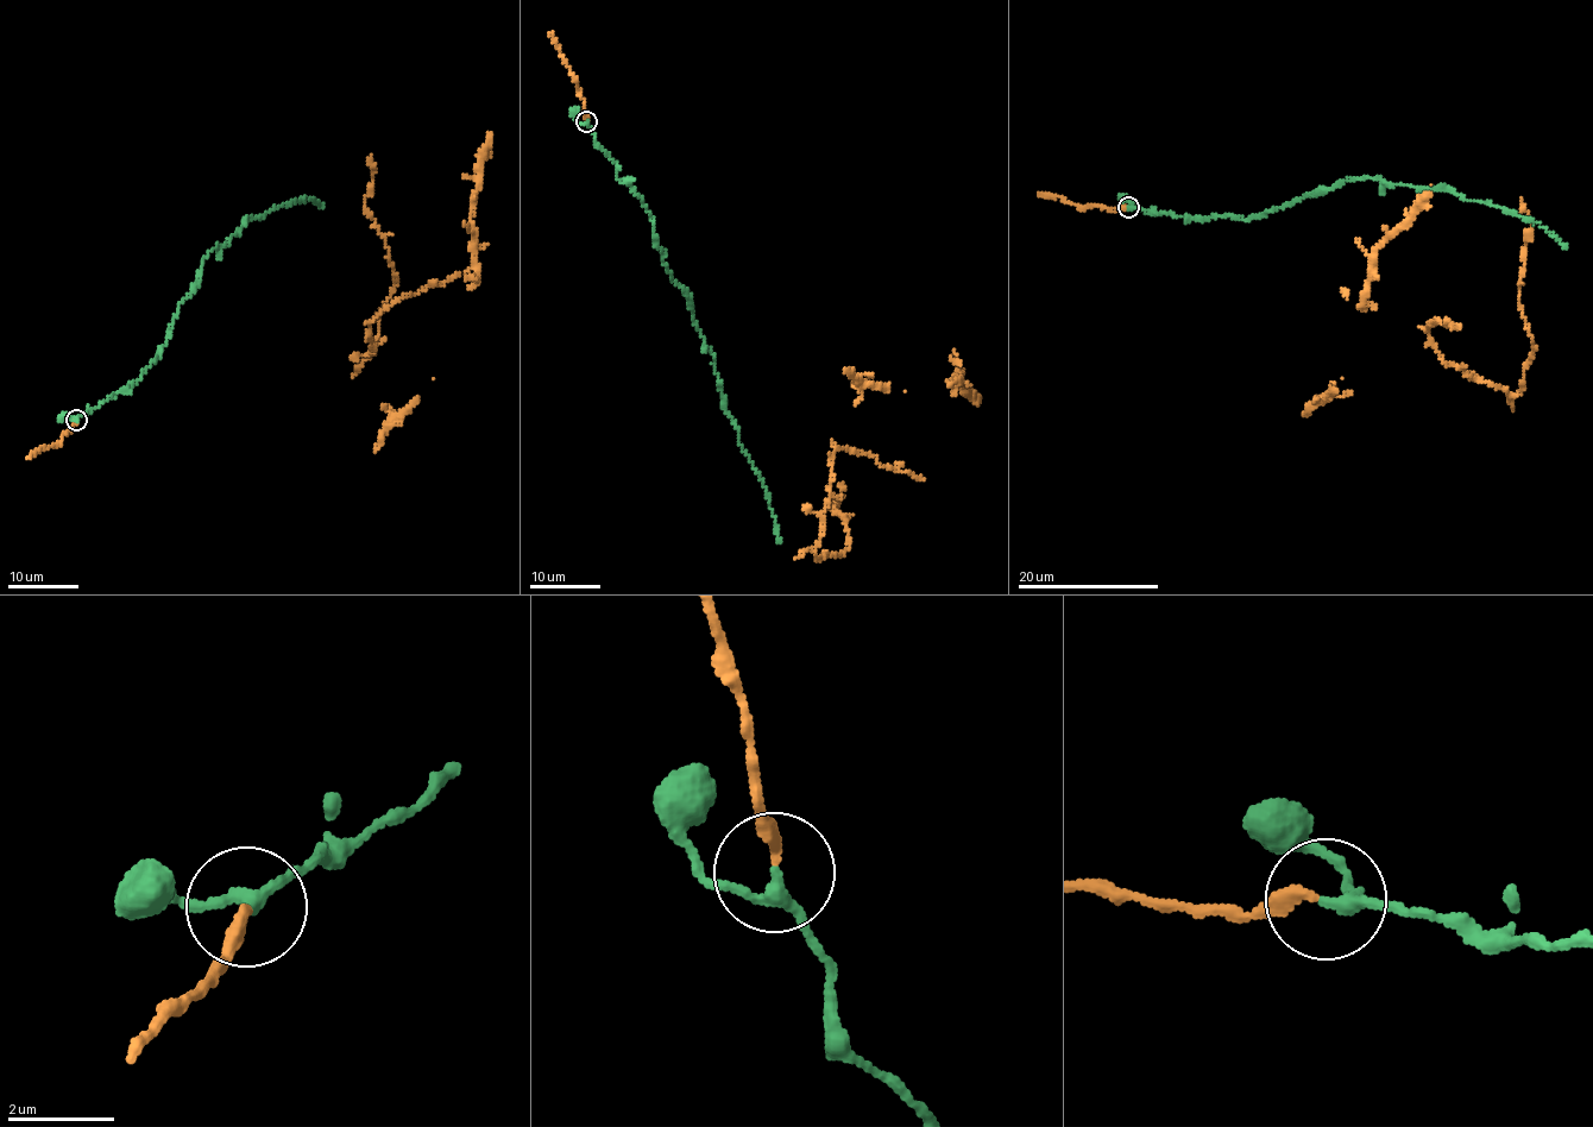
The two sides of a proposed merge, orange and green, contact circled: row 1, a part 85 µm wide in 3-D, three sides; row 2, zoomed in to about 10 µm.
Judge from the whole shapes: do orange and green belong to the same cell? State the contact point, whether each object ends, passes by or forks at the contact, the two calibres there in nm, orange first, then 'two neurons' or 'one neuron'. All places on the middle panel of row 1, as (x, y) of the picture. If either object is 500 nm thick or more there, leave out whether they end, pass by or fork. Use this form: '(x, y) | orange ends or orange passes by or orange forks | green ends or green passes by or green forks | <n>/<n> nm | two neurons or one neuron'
(586, 121) | orange ends | green passes by | 240/200 nm | one neuron

